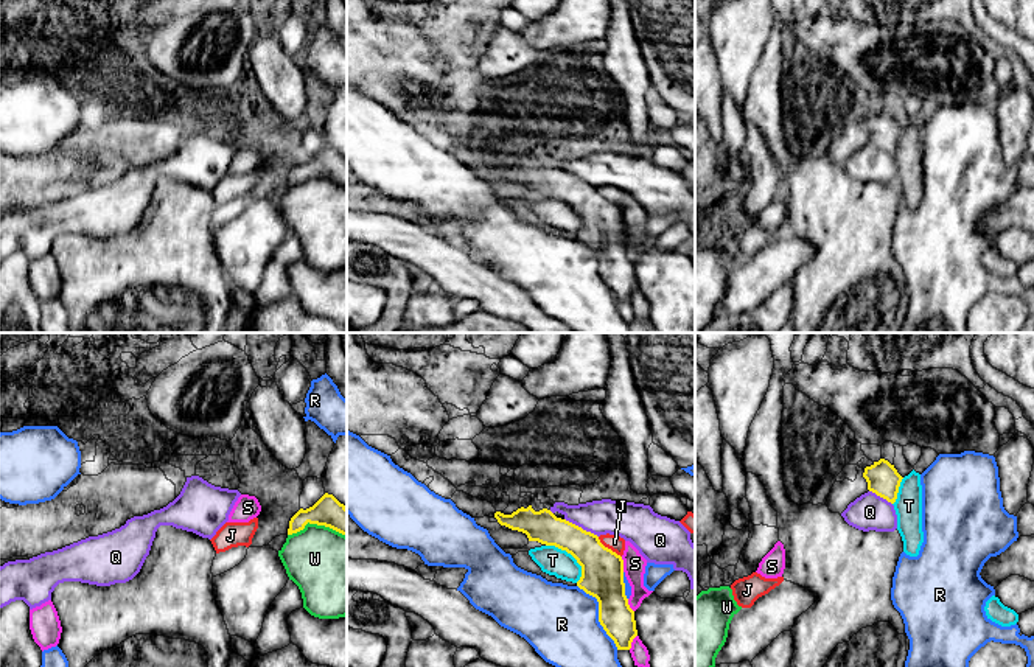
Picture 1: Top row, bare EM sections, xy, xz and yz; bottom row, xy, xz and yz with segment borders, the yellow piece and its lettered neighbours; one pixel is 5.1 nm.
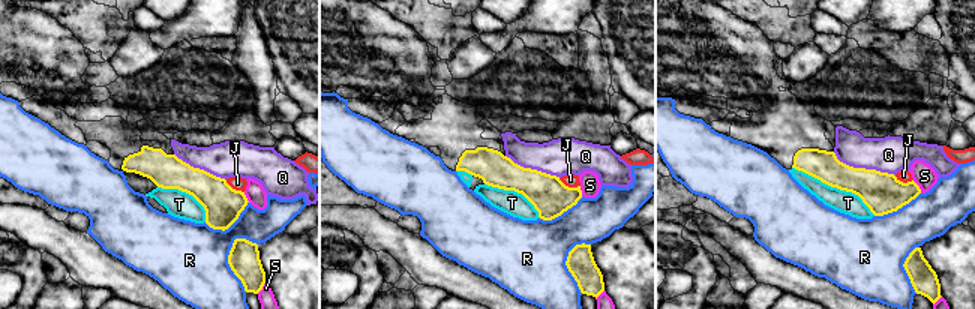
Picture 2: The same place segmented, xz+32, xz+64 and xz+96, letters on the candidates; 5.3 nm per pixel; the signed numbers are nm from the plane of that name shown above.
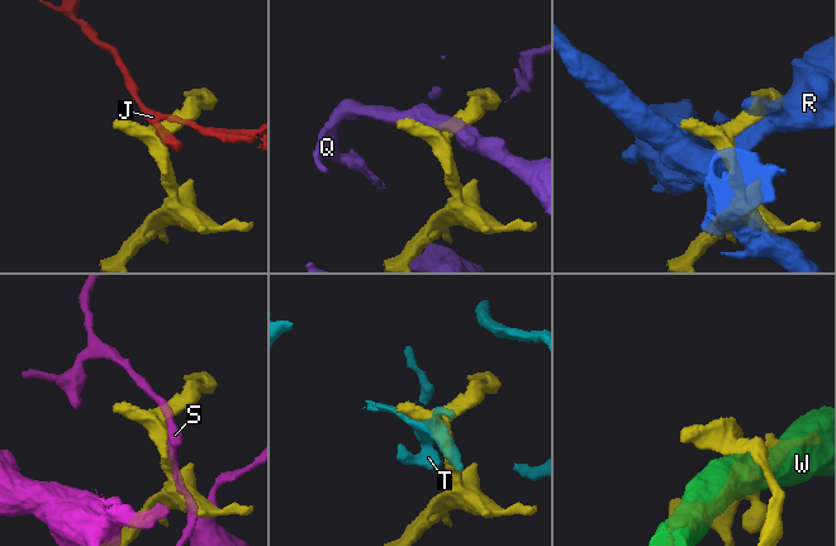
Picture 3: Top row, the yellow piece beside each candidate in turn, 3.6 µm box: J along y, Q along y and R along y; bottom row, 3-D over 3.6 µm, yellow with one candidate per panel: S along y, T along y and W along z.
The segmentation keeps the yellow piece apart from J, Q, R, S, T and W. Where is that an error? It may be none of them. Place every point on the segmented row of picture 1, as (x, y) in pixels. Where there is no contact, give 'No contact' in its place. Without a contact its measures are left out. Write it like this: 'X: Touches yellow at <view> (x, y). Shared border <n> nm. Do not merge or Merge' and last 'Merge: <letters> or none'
J: Touches yellow at xz (607, 548). Shared border 170 nm. Do not merge
Q: Touches yellow at xz (580, 527). Shared border 200 nm. Do not merge
R: Touches yellow at xz (599, 614). Shared border 400 nm. Do not merge
S: Touches yellow at xz (622, 565). Shared border 80 nm. Do not merge
T: Touches yellow at xz (572, 555). Shared border 260 nm. Do not merge
W: Touches yellow at xy (317, 524). Shared border 300 nm. Do not merge
Merge: none

